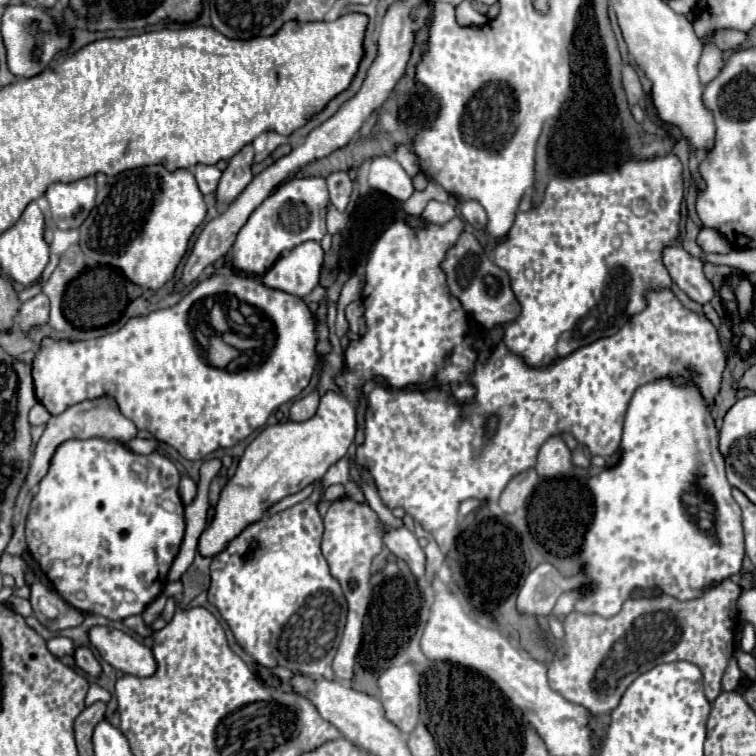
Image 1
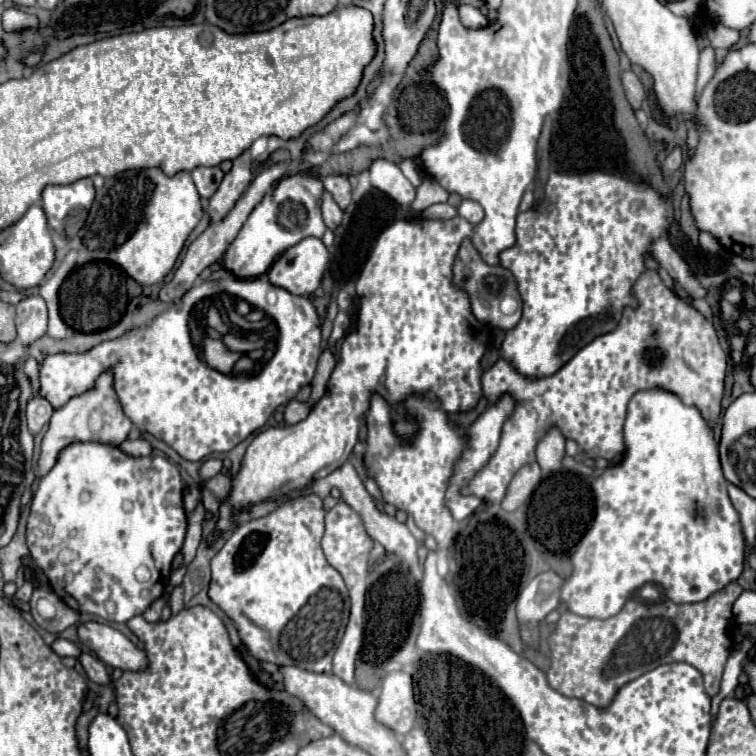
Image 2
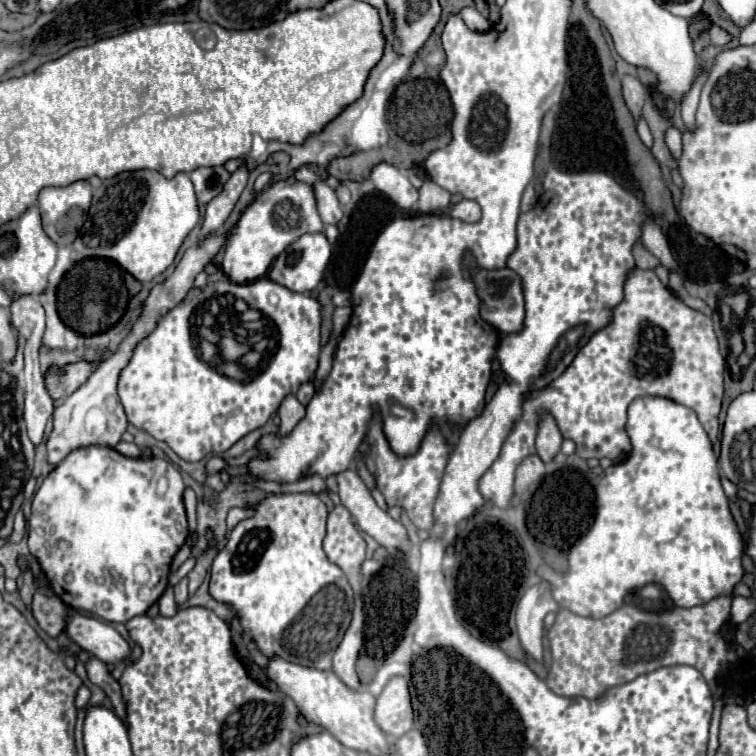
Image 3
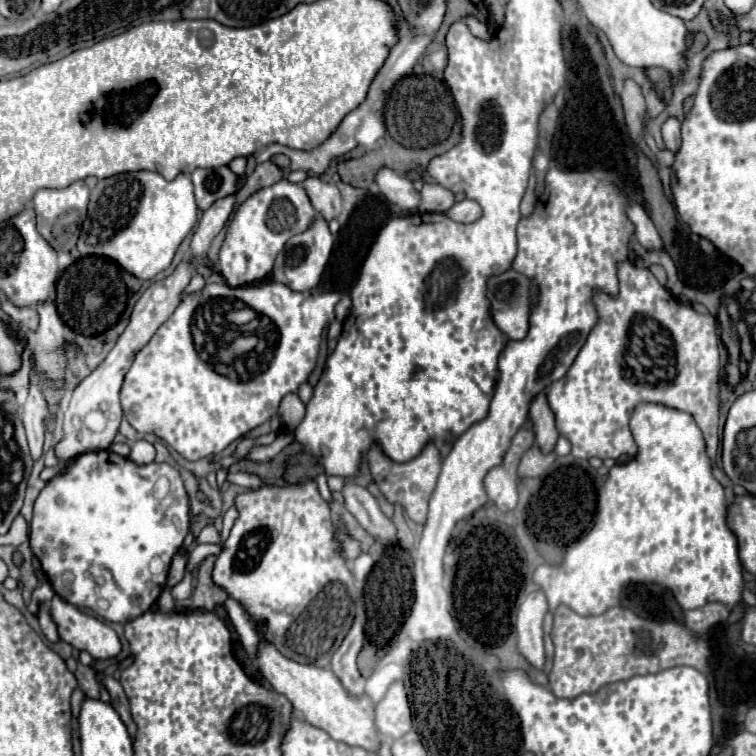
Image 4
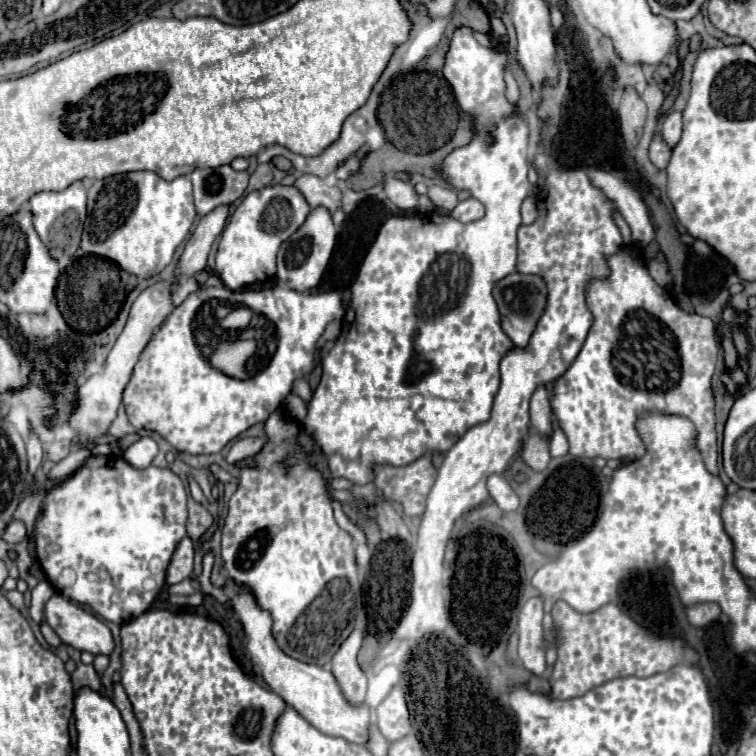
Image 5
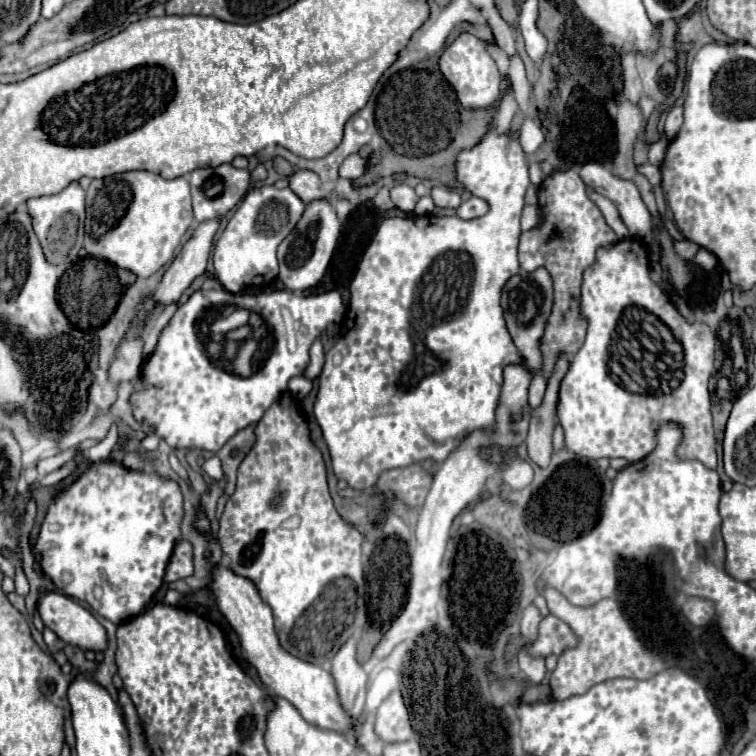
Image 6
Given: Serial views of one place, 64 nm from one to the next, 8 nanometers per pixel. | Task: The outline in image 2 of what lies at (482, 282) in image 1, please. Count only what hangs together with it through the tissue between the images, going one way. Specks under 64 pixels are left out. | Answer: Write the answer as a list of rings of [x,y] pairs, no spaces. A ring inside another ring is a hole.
[[[464,240],[462,248],[458,250],[458,256],[456,256],[456,262],[454,262],[454,284],[458,288],[464,288],[470,294],[472,312],[480,322],[484,322],[484,324],[488,324],[492,328],[500,328],[500,330],[512,330],[520,322],[520,318],[522,318],[522,308],[520,306],[512,314],[504,314],[500,310],[500,302],[506,296],[514,298],[518,304],[522,302],[520,294],[518,294],[518,288],[516,288],[514,274],[510,270],[502,268],[502,266],[484,264],[480,254],[476,252],[476,248],[470,244],[470,240]]]

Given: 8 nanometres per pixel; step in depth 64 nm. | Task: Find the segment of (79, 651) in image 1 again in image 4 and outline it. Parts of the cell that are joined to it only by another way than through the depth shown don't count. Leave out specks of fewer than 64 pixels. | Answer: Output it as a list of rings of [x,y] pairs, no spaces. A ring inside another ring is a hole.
[[[104,676],[104,684],[106,684],[108,692],[110,692],[110,704],[116,708],[116,712],[120,714],[122,722],[124,722],[126,728],[128,728],[130,738],[134,740],[134,736],[136,736],[136,724],[134,724],[134,720],[132,720],[130,706],[128,706],[128,698],[126,698],[126,694],[124,694],[120,682],[114,680],[112,676]]]

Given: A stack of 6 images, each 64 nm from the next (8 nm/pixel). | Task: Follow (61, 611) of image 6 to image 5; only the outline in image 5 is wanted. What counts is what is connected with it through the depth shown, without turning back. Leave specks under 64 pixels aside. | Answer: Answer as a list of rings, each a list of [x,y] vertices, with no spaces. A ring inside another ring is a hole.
[[[54,594],[46,602],[44,620],[64,644],[70,644],[76,650],[88,650],[94,656],[110,654],[114,650],[108,626],[60,594]]]

